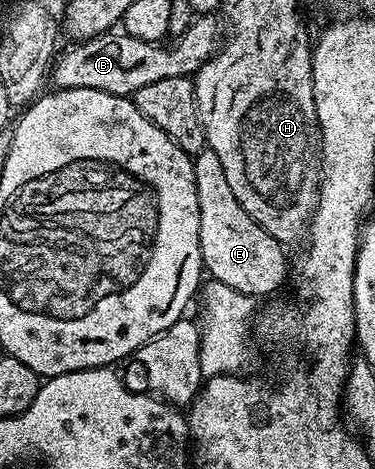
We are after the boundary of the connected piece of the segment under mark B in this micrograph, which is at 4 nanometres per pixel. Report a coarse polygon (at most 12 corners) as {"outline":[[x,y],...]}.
{"outline":[[198,16],[171,46],[124,32],[53,59],[59,90],[133,96],[218,53],[223,23]]}

